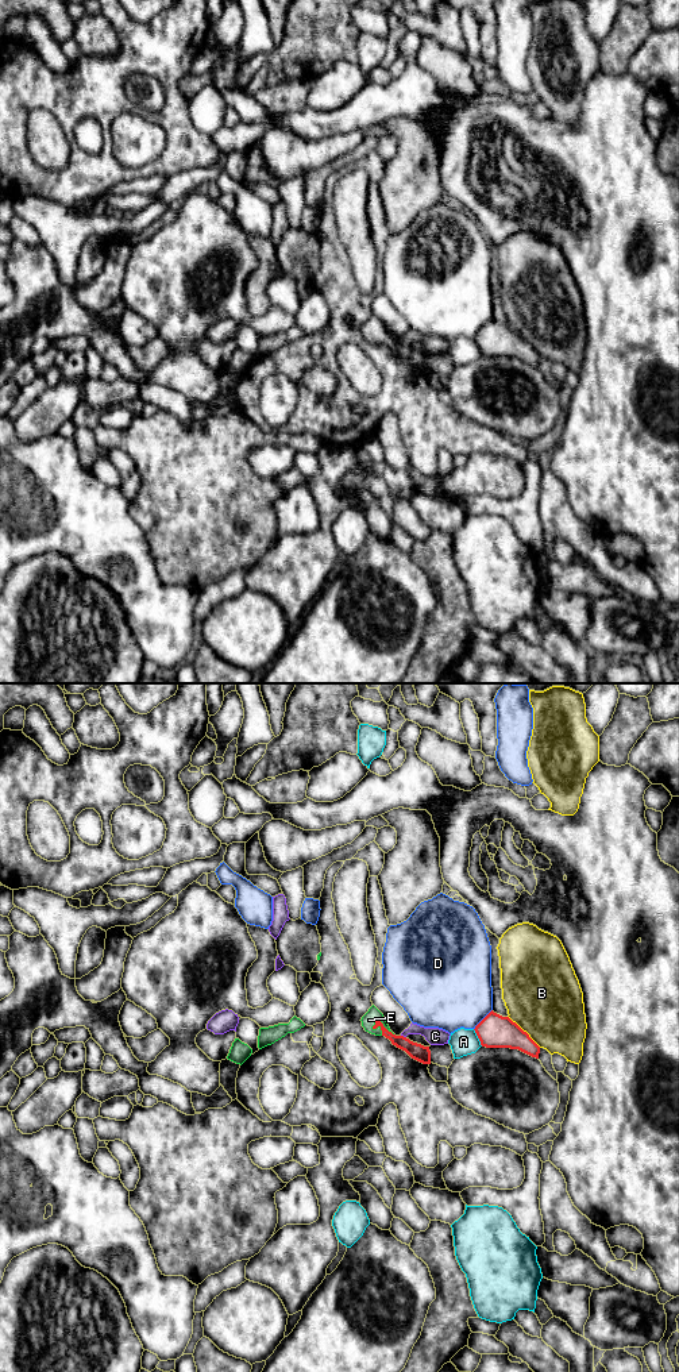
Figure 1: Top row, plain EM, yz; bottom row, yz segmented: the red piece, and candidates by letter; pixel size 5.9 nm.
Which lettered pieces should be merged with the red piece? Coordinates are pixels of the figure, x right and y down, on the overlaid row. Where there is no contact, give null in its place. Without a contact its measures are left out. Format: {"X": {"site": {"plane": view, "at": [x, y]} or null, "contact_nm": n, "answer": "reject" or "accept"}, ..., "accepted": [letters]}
{"A": {"site": {"plane": "yz", "at": [478, 1037]}, "contact_nm": 120, "answer": "reject"}, "B": {"site": {"plane": "yz", "at": [523, 1031]}, "contact_nm": 280, "answer": "reject"}, "C": {"site": {"plane": "yz", "at": [402, 1036]}, "contact_nm": 40, "answer": "reject"}, "D": {"site": {"plane": "yz", "at": [482, 1020]}, "contact_nm": 170, "answer": "reject"}, "E": {"site": {"plane": "yz", "at": [384, 1026]}, "contact_nm": 150, "answer": "accept"}, "accepted": ["E"]}

